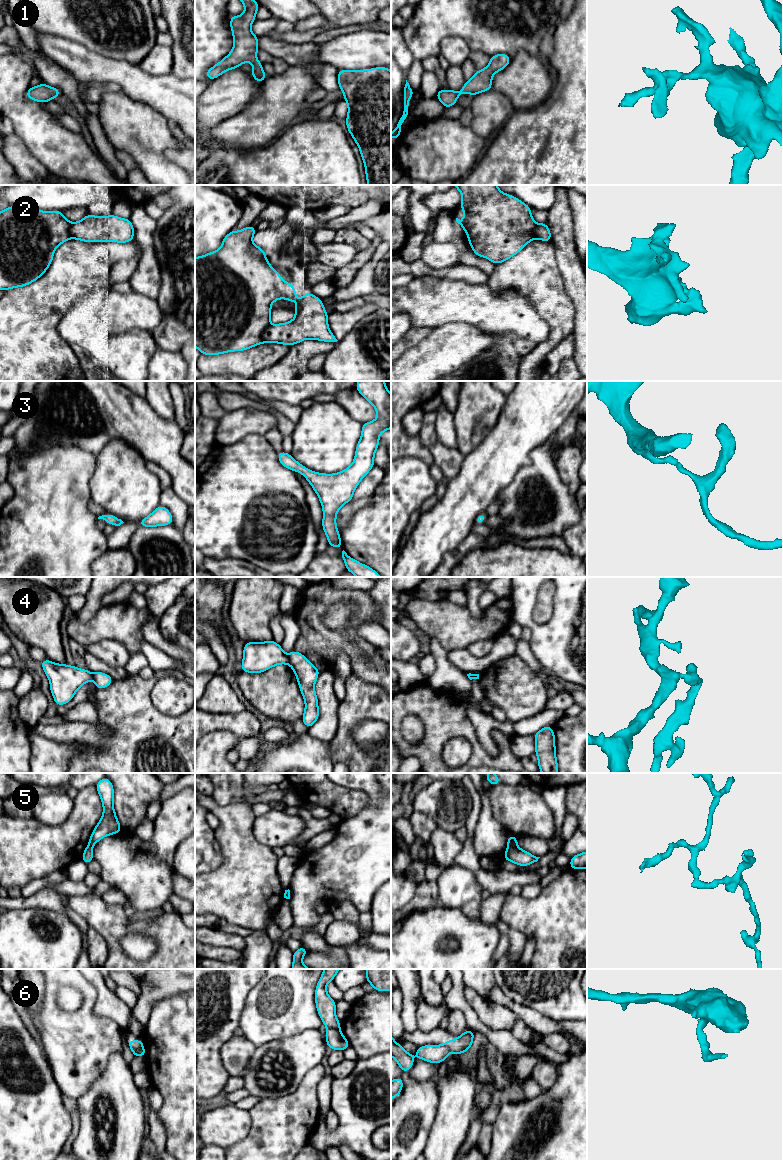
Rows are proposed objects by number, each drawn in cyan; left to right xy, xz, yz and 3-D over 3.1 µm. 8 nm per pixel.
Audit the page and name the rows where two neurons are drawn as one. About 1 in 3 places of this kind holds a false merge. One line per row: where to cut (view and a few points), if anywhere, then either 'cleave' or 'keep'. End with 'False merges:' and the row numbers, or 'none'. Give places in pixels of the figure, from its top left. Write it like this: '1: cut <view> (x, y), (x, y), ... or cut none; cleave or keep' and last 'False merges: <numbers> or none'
1: cut none; keep
2: cut none; keep
3: cut none; keep
4: cut xz (287, 655), (289, 663); cleave
5: cut yz (508, 844), (516, 845); cleave
6: cut xz (327, 1026), (339, 1029); cleave
False merges: 4, 5, 6

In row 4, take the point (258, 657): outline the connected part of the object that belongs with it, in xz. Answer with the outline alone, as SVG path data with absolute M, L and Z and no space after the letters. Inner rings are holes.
M273 640L266 642L246 642L240 671L262 673L278 664L289 664L280 644Z

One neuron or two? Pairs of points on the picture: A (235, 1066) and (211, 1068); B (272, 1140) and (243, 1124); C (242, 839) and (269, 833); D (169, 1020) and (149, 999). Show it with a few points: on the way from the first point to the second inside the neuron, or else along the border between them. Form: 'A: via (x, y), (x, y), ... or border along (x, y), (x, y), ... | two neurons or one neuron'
A: border along (224, 1043), (220, 1058), (230, 1075) | two neurons
B: border along (249, 1111), (249, 1132), (233, 1145) | two neurons
C: border along (255, 817), (253, 836), (260, 843), (270, 848) | two neurons
D: border along (175, 993), (162, 996), (153, 1005), (145, 1026) | two neurons

